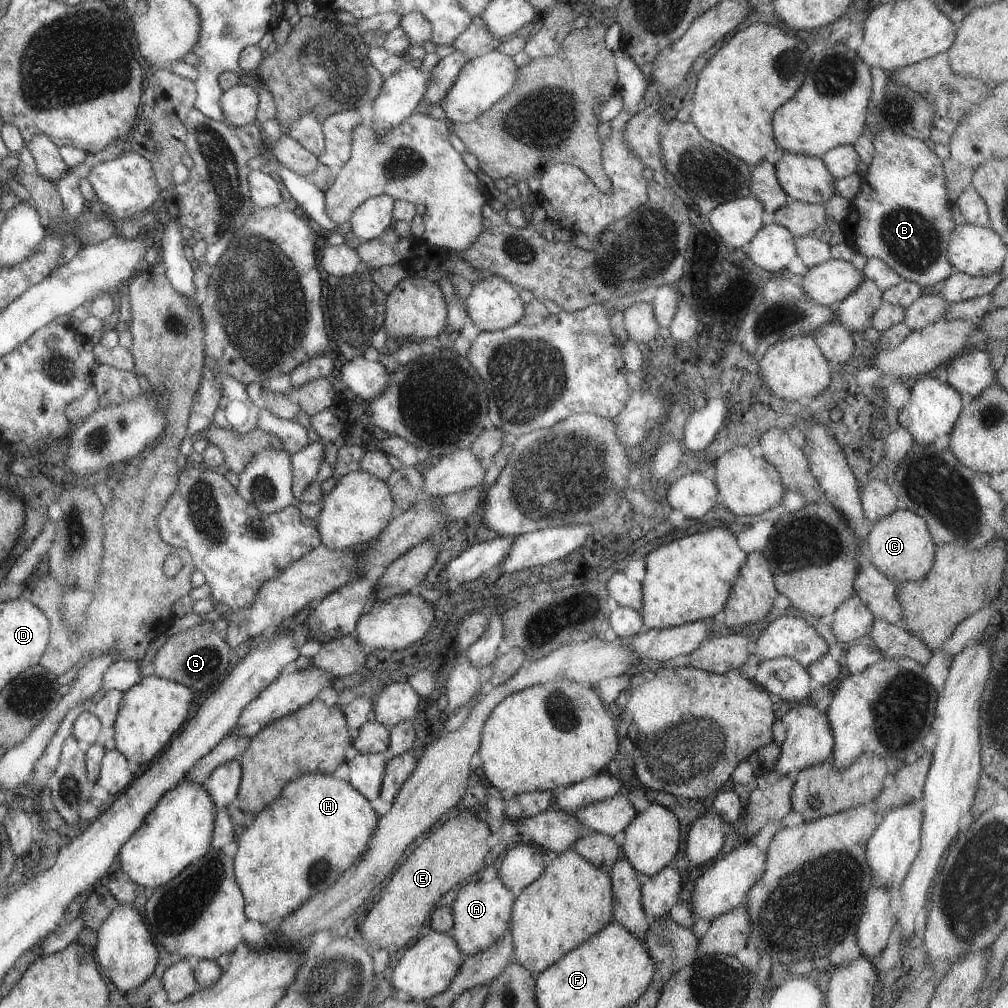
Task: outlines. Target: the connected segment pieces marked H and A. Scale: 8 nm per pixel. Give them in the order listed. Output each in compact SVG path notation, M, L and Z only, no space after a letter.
M308 772L292 778L281 789L280 795L252 820L249 826L237 832L237 851L232 858L232 871L244 900L246 920L261 924L281 922L308 898L328 889L365 852L369 837L378 823L370 801L347 781L319 772Z
M497 877L489 881L479 879L460 888L452 904L436 905L429 916L429 924L433 931L451 934L461 954L468 957L491 946L504 934L514 900L512 892Z

